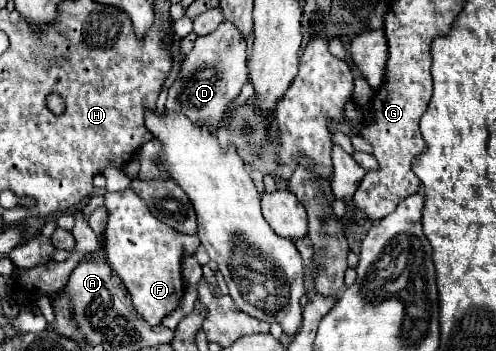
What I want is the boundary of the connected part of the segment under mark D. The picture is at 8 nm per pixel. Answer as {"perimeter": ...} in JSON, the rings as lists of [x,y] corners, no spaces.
{"perimeter":[[[223,21],[217,31],[201,35],[195,41],[193,51],[185,57],[179,77],[169,87],[167,113],[183,113],[197,125],[207,125],[211,131],[219,125],[229,103],[241,93],[241,87],[247,83],[247,53],[243,35]]]}

